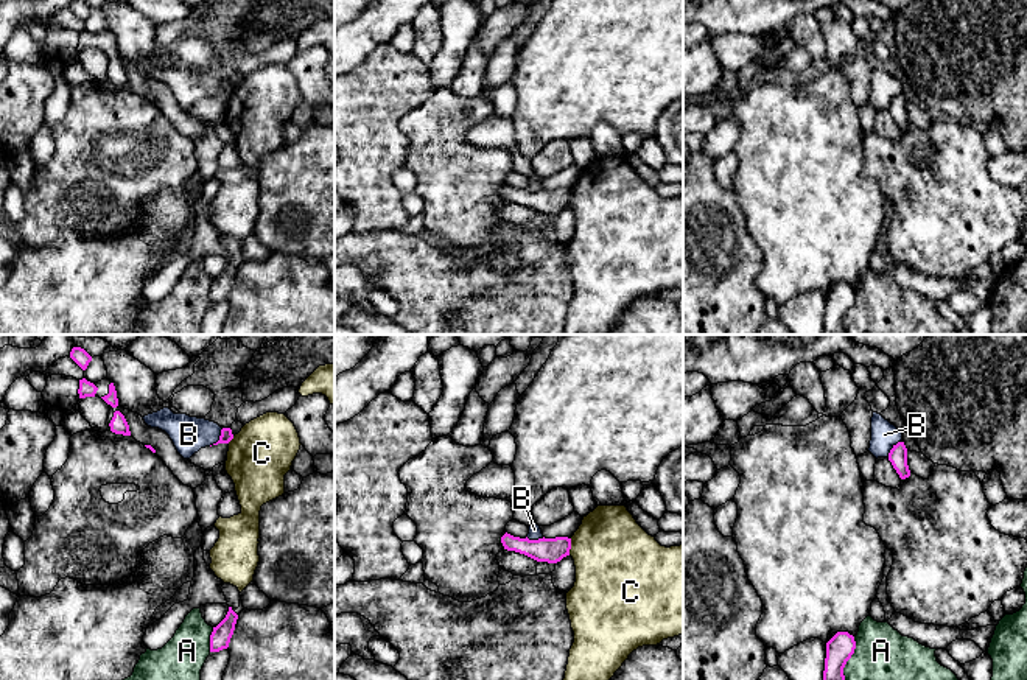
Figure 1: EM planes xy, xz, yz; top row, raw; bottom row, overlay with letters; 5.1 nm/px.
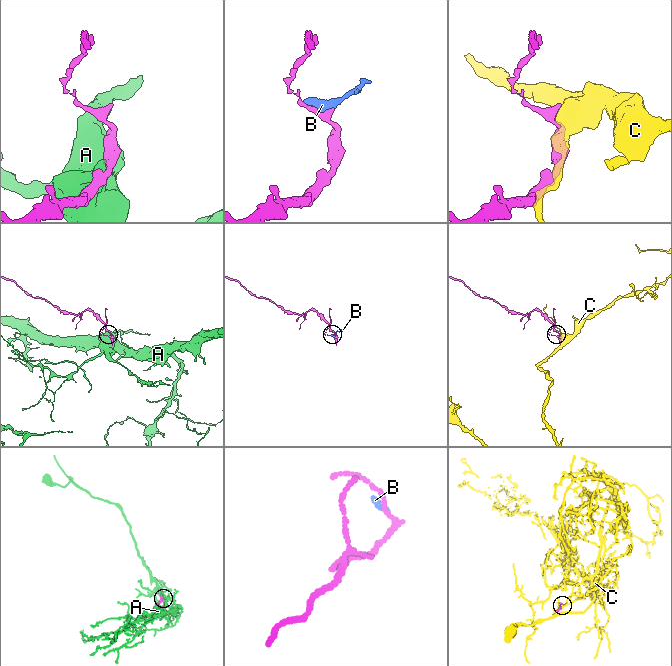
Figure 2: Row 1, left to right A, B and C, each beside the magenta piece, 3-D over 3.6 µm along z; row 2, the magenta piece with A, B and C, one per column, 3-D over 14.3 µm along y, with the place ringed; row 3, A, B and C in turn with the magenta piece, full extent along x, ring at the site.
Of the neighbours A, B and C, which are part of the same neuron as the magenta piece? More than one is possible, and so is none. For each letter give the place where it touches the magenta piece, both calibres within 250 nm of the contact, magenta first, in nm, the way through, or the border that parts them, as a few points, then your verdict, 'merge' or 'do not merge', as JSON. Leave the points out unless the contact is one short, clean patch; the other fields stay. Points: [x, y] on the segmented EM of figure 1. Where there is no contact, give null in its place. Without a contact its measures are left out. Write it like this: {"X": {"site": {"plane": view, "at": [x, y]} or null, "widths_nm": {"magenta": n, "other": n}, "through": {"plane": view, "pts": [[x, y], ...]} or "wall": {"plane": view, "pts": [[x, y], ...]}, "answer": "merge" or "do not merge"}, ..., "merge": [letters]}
{"A": {"site": {"plane": "yz", "at": [850, 657]}, "widths_nm": {"magenta": 140, "other": 280}, "answer": "do not merge"}, "B": {"site": {"plane": "xy", "at": [220, 439]}, "widths_nm": {"magenta": 70, "other": 190}, "wall": {"plane": "xy", "pts": [[223, 428], [218, 439], [209, 445]]}, "answer": "do not merge"}, "C": {"site": {"plane": "xz", "at": [570, 546]}, "widths_nm": {"magenta": 130, "other": 420}, "answer": "do not merge"}, "merge": []}

